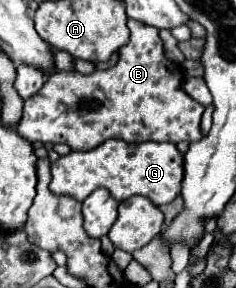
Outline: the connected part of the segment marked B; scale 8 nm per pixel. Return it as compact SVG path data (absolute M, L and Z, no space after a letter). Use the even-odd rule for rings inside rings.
M128 19L130 41L118 53L118 63L104 71L94 71L90 75L82 75L78 71L56 71L48 77L42 89L30 97L24 105L24 117L20 121L18 133L26 141L42 141L42 143L66 143L72 151L88 151L106 139L122 139L126 143L142 143L142 141L188 141L194 143L202 139L200 119L204 107L196 103L184 91L184 71L182 65L172 63L164 55L164 45L158 35L158 29L150 25L142 25L134 19Z

